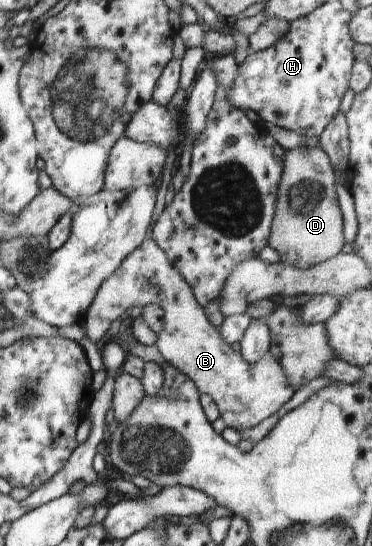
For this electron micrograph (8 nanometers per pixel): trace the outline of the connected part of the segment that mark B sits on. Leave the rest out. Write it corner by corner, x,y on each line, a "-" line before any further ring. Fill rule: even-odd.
151,233
149,239
145,238
144,243
133,250
128,255
129,259
125,258
125,267
121,267
121,271
115,271
105,279
101,285
89,311
85,317
85,323
81,325
85,335
95,344
101,345
105,337
105,333
110,327
110,324
122,316
129,307
145,307
146,305
158,305
164,311
163,329
158,333
156,341
157,349
161,352
164,359
169,364
177,368
177,371
182,371
186,376
193,380
193,383
199,388
201,394
209,394
213,401
220,407
221,419
225,423
225,427
231,427
241,431
259,425
263,419
267,419
273,413
277,413
291,397
293,397
296,388
288,382
285,376
284,369
278,359
269,351
264,353
259,361
250,364
244,359
244,356
235,353
229,343
223,339
220,331
217,331
205,317
200,303
195,299
189,284
185,281
177,269
172,266
168,260
166,253
163,253
159,246
155,243

